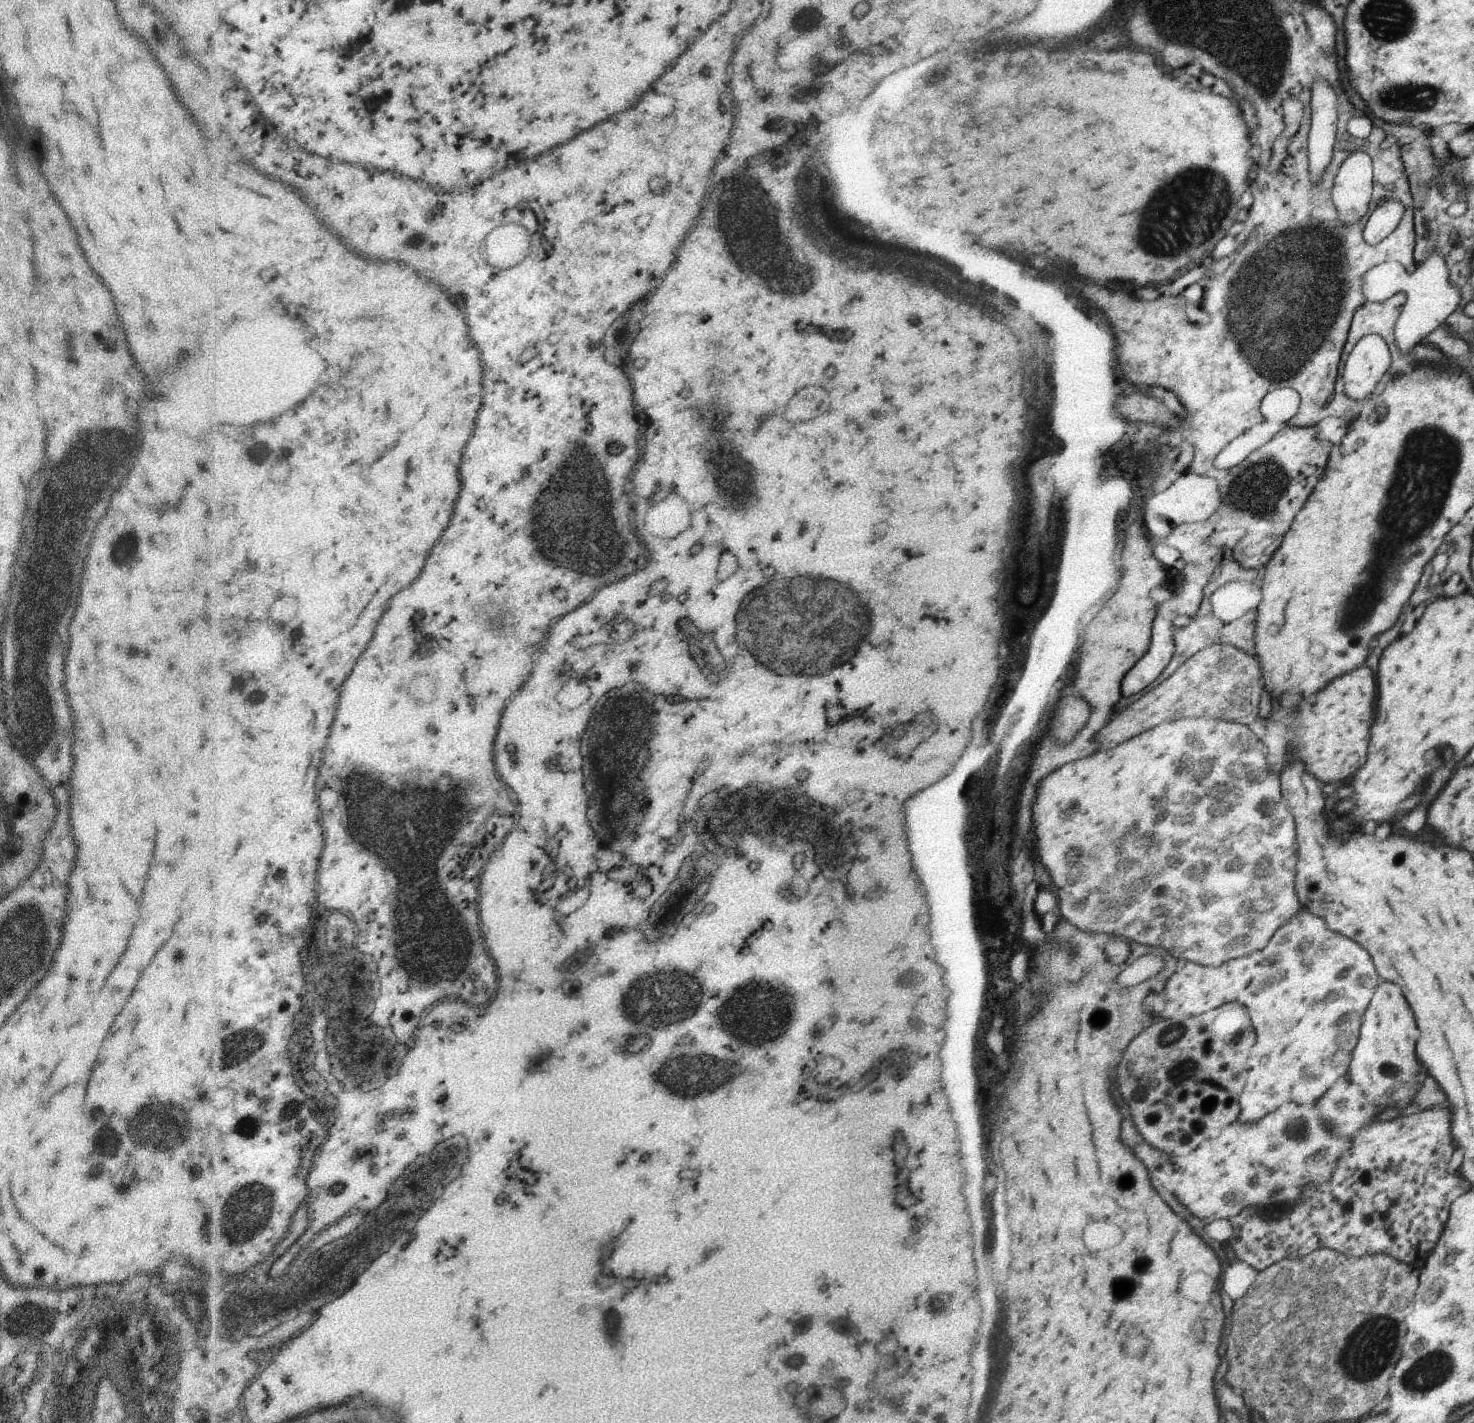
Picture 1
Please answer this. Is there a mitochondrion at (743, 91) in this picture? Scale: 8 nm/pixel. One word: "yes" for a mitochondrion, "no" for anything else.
no

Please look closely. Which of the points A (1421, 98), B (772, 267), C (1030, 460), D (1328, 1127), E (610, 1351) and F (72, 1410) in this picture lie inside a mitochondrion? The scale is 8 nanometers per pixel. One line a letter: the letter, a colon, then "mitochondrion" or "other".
A: mitochondrion
B: mitochondrion
C: other
D: other
E: mitochondrion
F: other

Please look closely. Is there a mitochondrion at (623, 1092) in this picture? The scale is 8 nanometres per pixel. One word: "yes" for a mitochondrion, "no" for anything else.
yes

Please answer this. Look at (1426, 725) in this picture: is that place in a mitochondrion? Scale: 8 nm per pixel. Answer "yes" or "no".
no

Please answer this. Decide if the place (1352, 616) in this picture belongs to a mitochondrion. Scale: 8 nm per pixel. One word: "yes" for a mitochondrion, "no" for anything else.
yes

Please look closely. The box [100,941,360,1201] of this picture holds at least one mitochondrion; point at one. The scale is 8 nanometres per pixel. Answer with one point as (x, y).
(200, 1058)

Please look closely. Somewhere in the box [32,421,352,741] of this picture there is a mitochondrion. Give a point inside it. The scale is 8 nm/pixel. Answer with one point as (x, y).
(126, 548)

